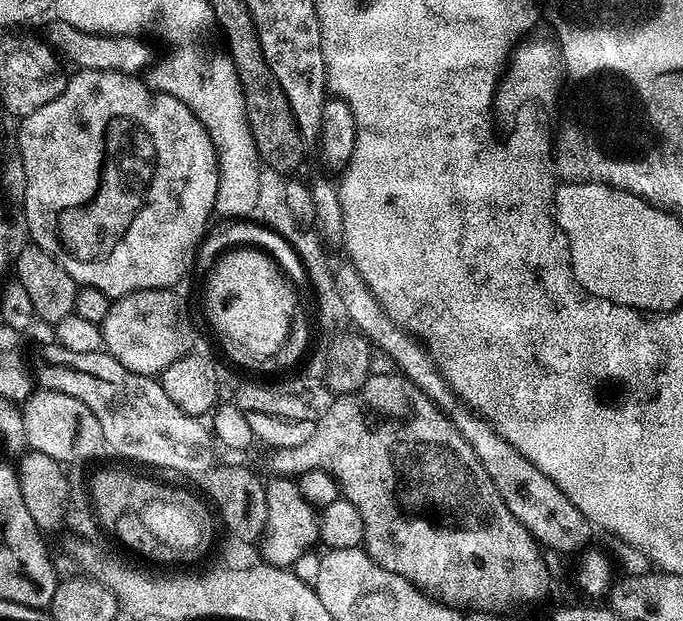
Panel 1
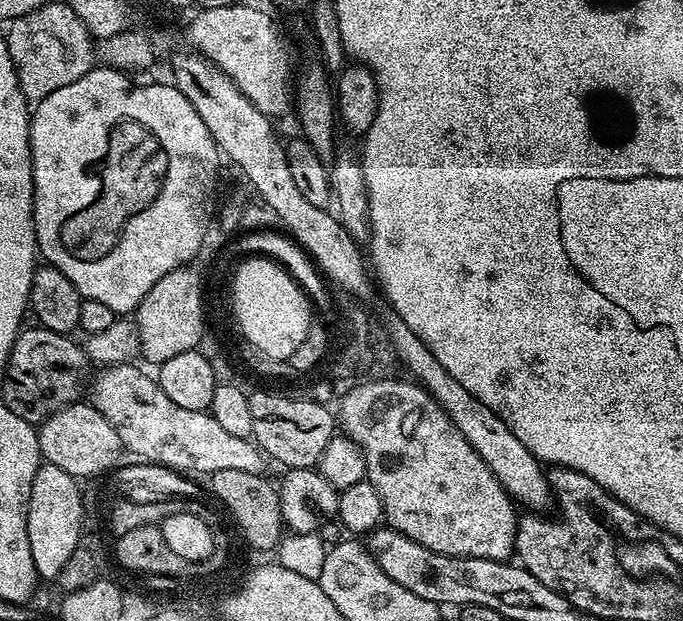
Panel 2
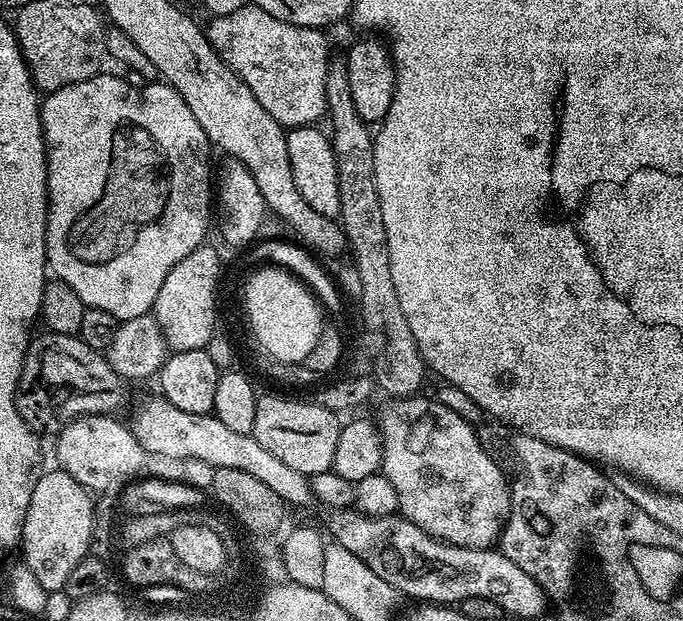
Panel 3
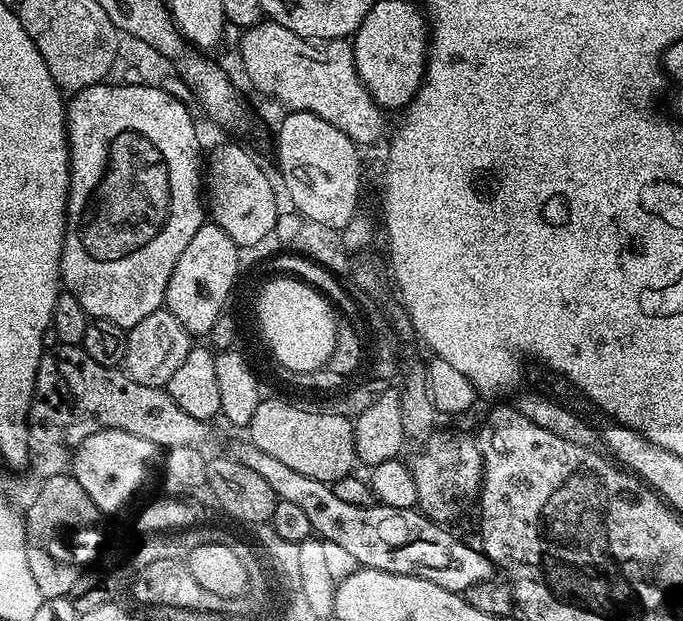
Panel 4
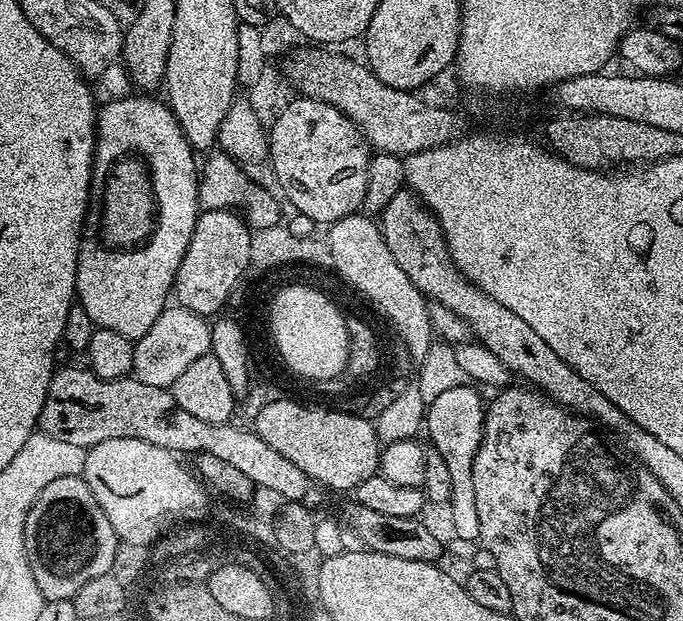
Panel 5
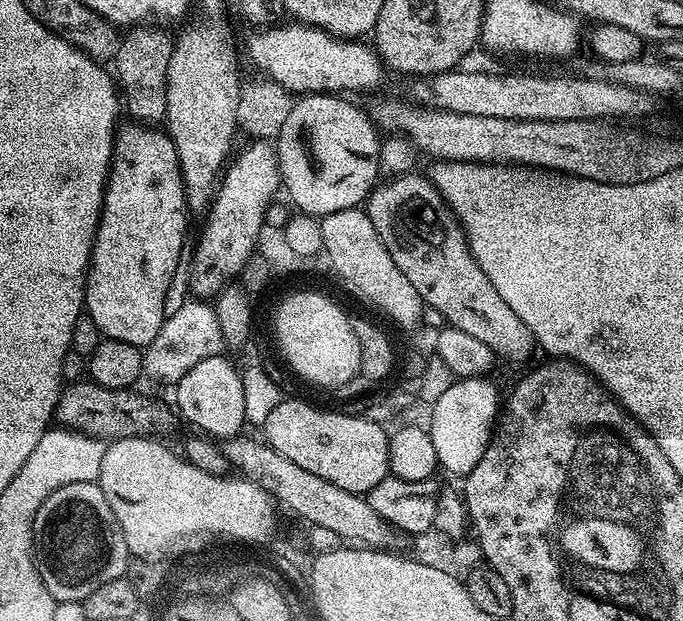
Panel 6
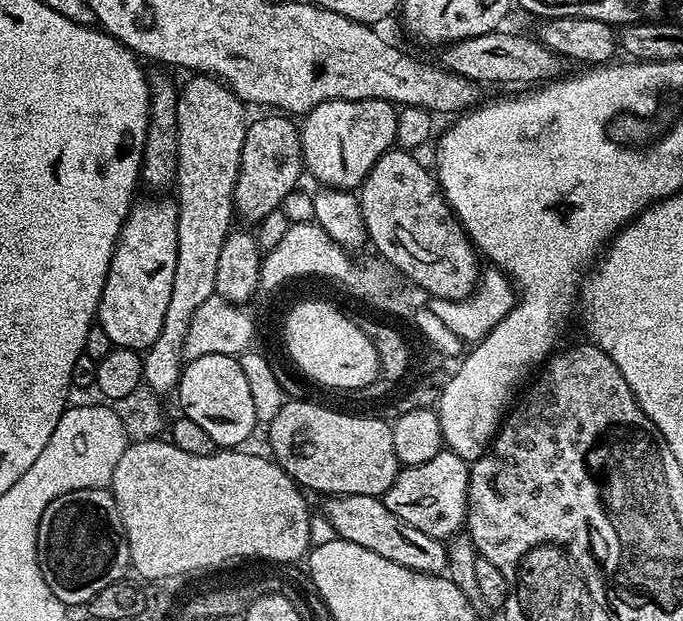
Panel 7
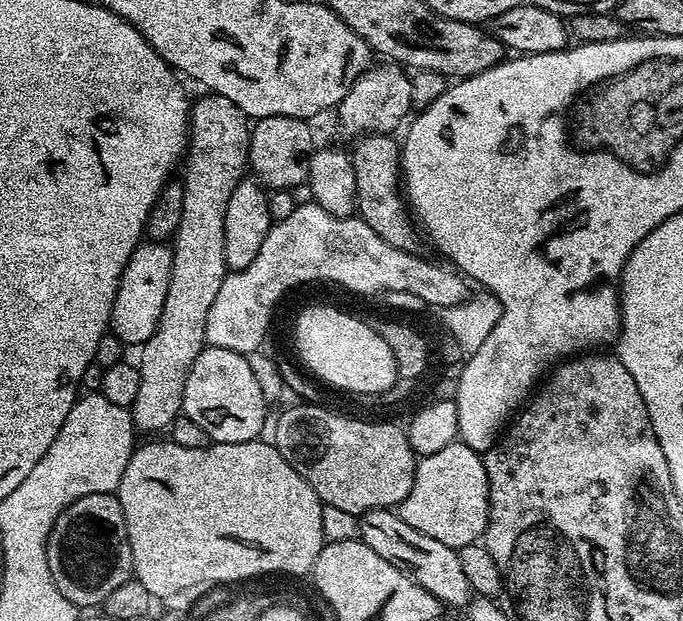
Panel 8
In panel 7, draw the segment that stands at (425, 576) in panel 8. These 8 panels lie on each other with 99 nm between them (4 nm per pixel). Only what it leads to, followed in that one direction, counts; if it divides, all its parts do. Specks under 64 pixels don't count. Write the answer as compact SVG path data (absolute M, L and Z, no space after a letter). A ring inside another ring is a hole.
M381 497L328 498L323 503L322 515L330 518L330 526L334 526L339 539L354 542L354 546L362 546L366 550L374 550L374 554L386 558L386 562L406 566L415 572L440 574L447 569L448 550L445 541L430 538L430 534L422 534L422 530L410 526L410 522L402 522L402 518L390 514Z

